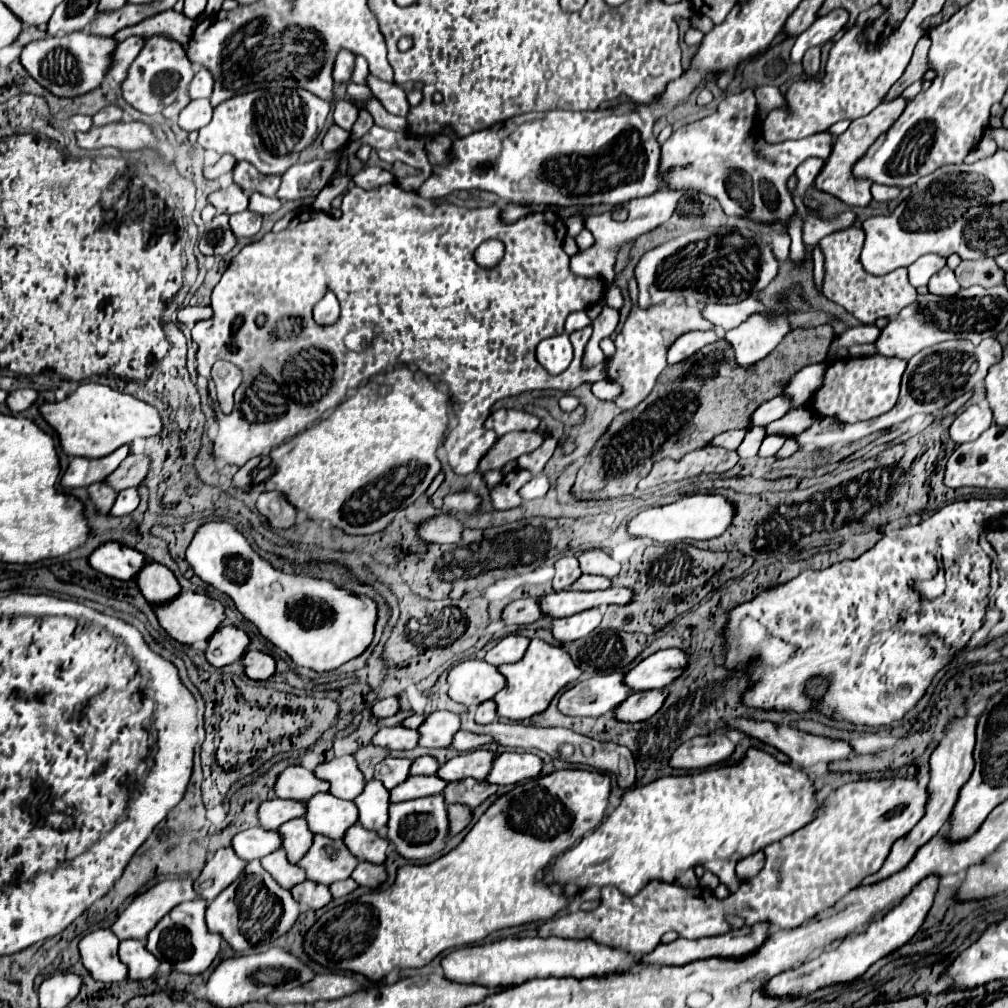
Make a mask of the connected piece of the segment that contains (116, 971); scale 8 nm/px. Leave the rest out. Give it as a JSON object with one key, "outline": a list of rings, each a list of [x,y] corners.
{"outline":[[[92,930],[80,940],[80,956],[86,970],[100,982],[122,982],[128,968],[118,958],[118,938],[112,930]]]}

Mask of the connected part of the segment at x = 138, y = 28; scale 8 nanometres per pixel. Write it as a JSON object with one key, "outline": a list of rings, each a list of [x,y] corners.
{"outline":[[[166,10],[166,12],[156,14],[154,18],[148,18],[146,22],[140,22],[140,24],[134,24],[130,28],[120,30],[112,38],[122,42],[122,40],[126,40],[128,36],[134,36],[134,34],[142,36],[142,38],[150,38],[154,34],[166,34],[166,36],[178,40],[180,44],[188,44],[190,34],[193,33],[195,27],[195,20],[189,19],[184,14],[176,12],[176,10]]]}

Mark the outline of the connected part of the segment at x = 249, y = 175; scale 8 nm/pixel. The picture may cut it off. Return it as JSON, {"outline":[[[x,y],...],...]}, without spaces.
{"outline":[[[238,162],[234,168],[234,182],[246,190],[246,194],[260,192],[264,196],[274,196],[274,176],[264,176],[250,166],[250,162]]]}

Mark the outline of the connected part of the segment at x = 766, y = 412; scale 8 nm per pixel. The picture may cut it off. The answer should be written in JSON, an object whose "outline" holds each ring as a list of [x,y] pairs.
{"outline":[[[780,394],[764,404],[758,406],[758,410],[752,414],[752,426],[768,426],[772,420],[784,416],[792,406],[792,398],[788,394]]]}

